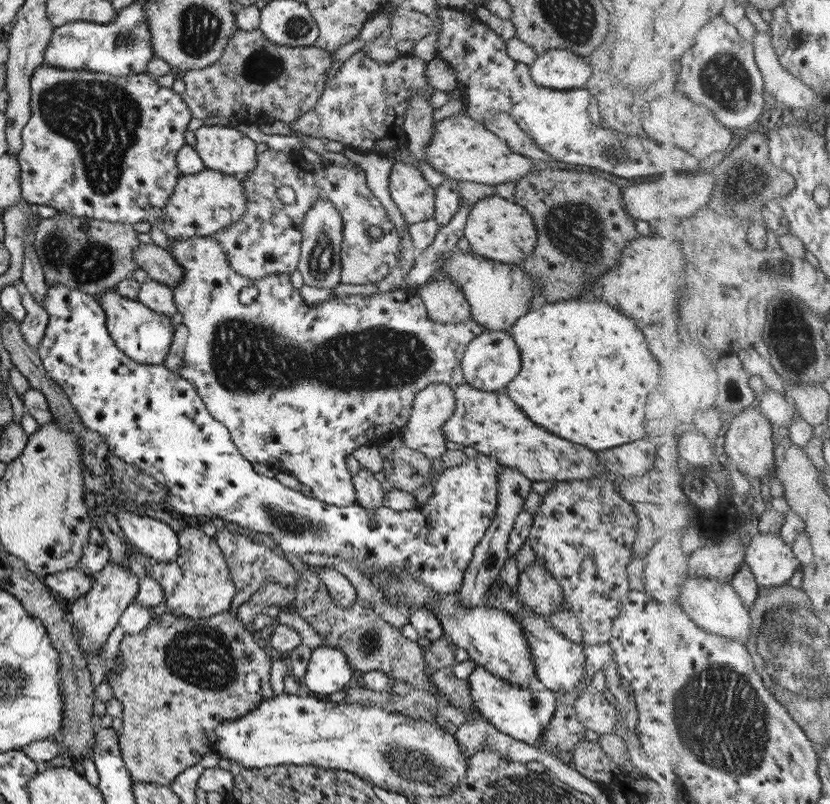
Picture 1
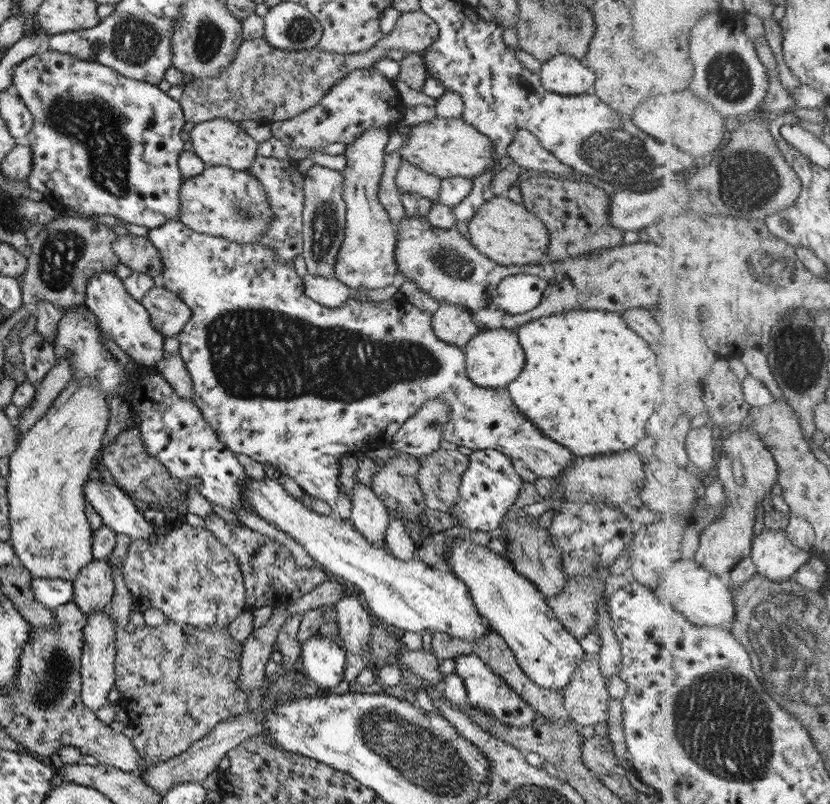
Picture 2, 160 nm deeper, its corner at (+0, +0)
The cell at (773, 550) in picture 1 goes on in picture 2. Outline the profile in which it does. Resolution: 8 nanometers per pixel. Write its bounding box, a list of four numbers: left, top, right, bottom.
[751,528,812,582]

